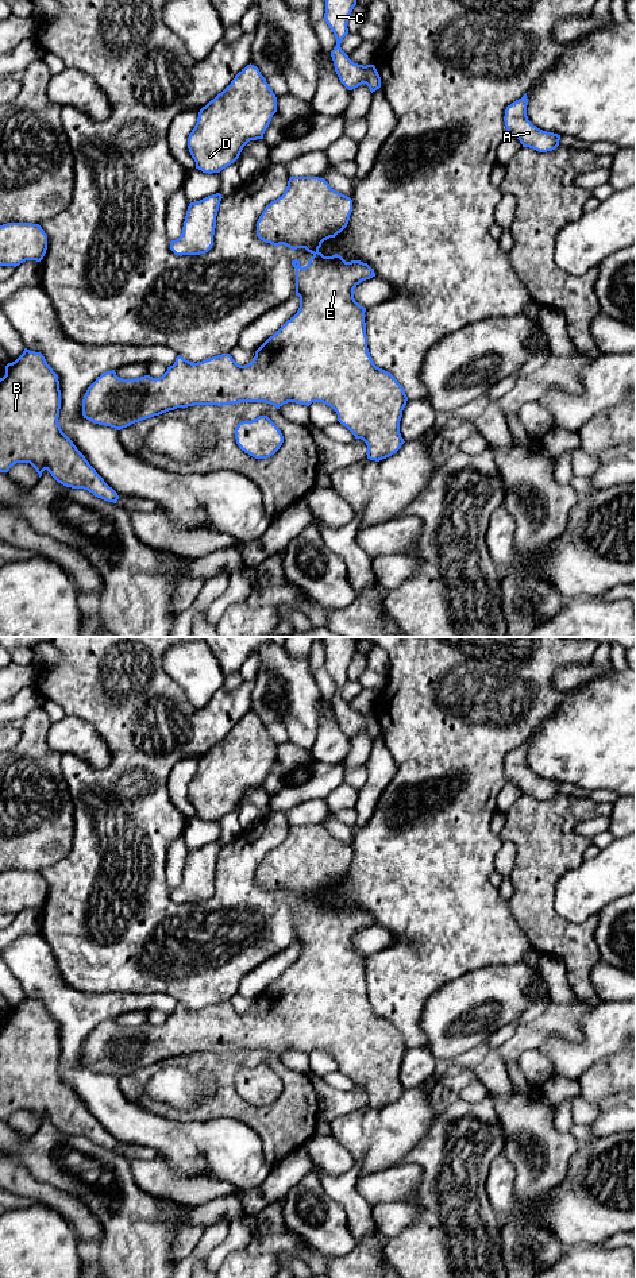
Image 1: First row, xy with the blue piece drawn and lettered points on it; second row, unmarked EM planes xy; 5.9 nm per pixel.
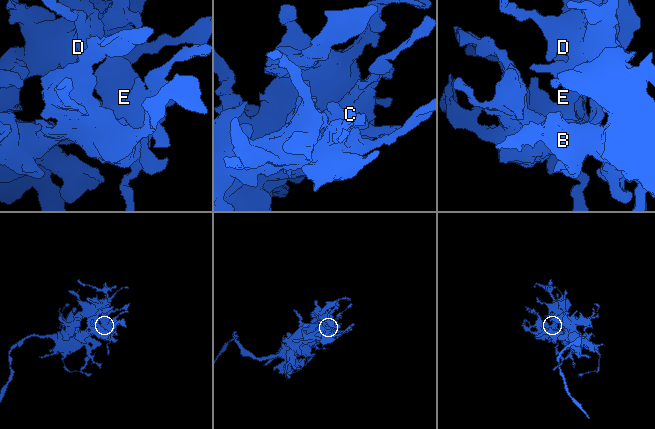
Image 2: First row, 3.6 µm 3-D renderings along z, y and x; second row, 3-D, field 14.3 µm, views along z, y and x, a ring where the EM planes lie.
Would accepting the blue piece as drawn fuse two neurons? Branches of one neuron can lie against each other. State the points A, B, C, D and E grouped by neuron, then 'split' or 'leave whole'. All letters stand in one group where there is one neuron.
A B C D E | leave whole

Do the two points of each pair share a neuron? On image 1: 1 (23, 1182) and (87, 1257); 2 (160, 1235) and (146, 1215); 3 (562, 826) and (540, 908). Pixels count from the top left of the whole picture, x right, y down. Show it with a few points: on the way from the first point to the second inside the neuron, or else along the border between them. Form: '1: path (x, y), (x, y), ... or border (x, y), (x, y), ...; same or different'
1: path (46, 1195), (61, 1200), (87, 1226), (87, 1234); same
2: path (154, 1230), (146, 1220); same
3: path (547, 846), (540, 863), (540, 888); same

